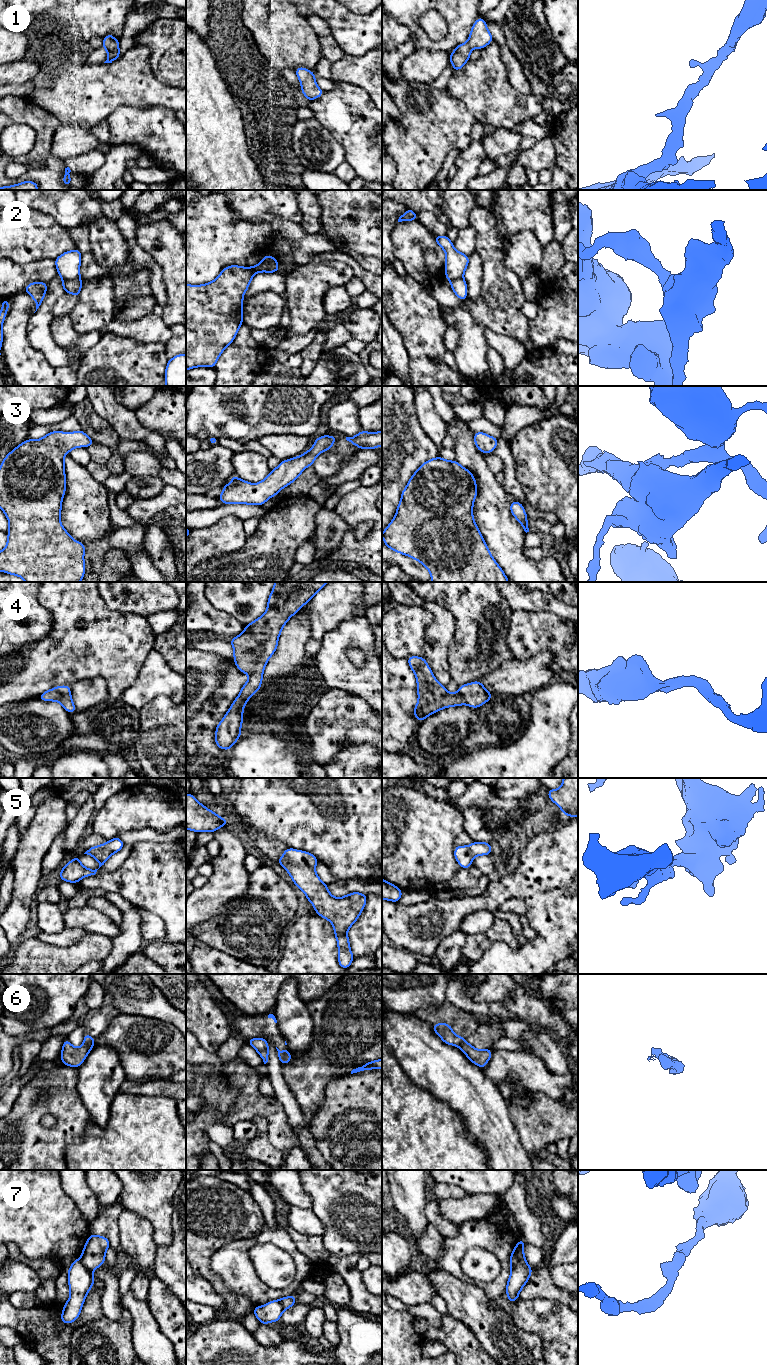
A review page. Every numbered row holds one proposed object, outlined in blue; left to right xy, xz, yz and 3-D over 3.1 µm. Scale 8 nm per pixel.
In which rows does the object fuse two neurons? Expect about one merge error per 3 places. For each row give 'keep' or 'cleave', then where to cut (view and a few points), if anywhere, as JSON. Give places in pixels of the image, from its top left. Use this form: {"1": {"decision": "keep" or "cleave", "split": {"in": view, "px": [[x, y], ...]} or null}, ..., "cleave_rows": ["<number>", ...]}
{"1": {"decision": "keep", "split": null}, "2": {"decision": "cleave", "split": {"in": "xy", "px": [[79, 277], [63, 279]]}}, "3": {"decision": "keep", "split": null}, "4": {"decision": "keep", "split": null}, "5": {"decision": "keep", "split": null}, "6": {"decision": "cleave", "split": {"in": "xy", "px": [[83, 1043], [93, 1044]]}}, "7": {"decision": "cleave", "split": {"in": "xy", "px": [[80, 1258], [81, 1262], [91, 1272]]}}, "cleave_rows": ["2", "6", "7"]}

